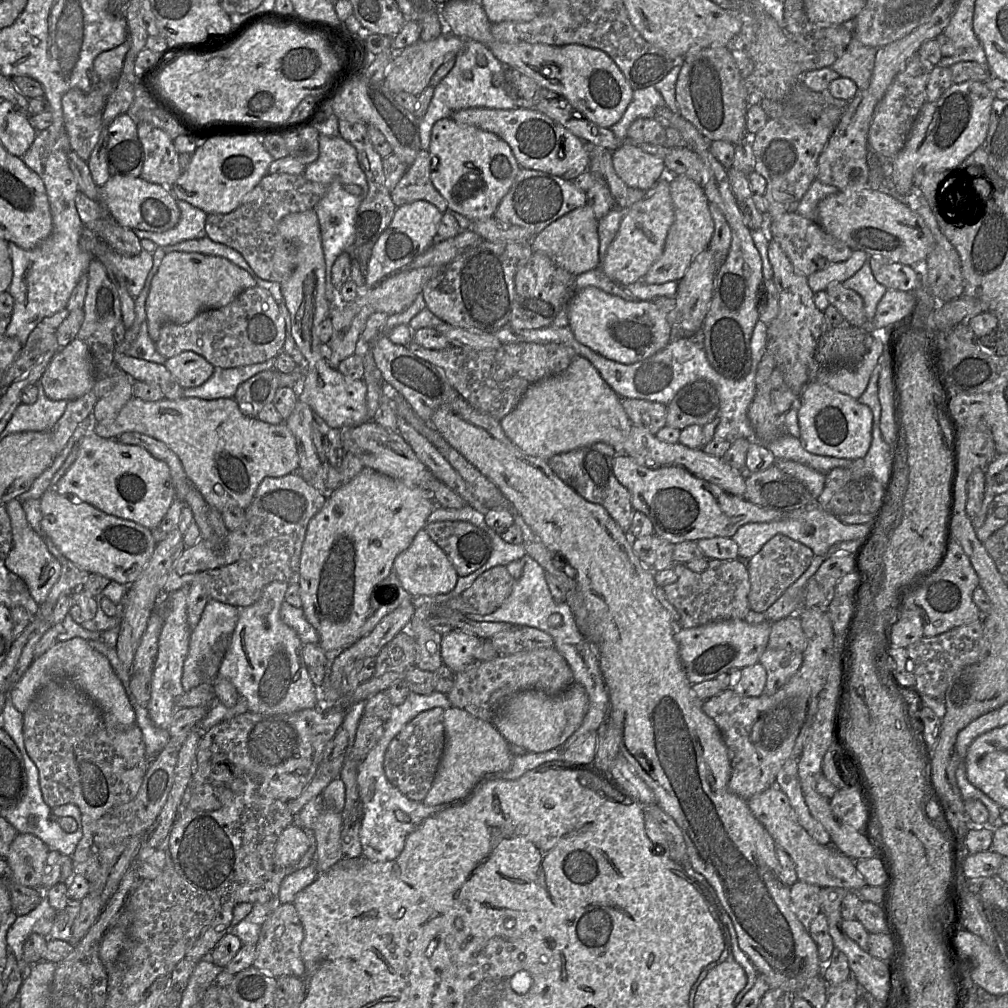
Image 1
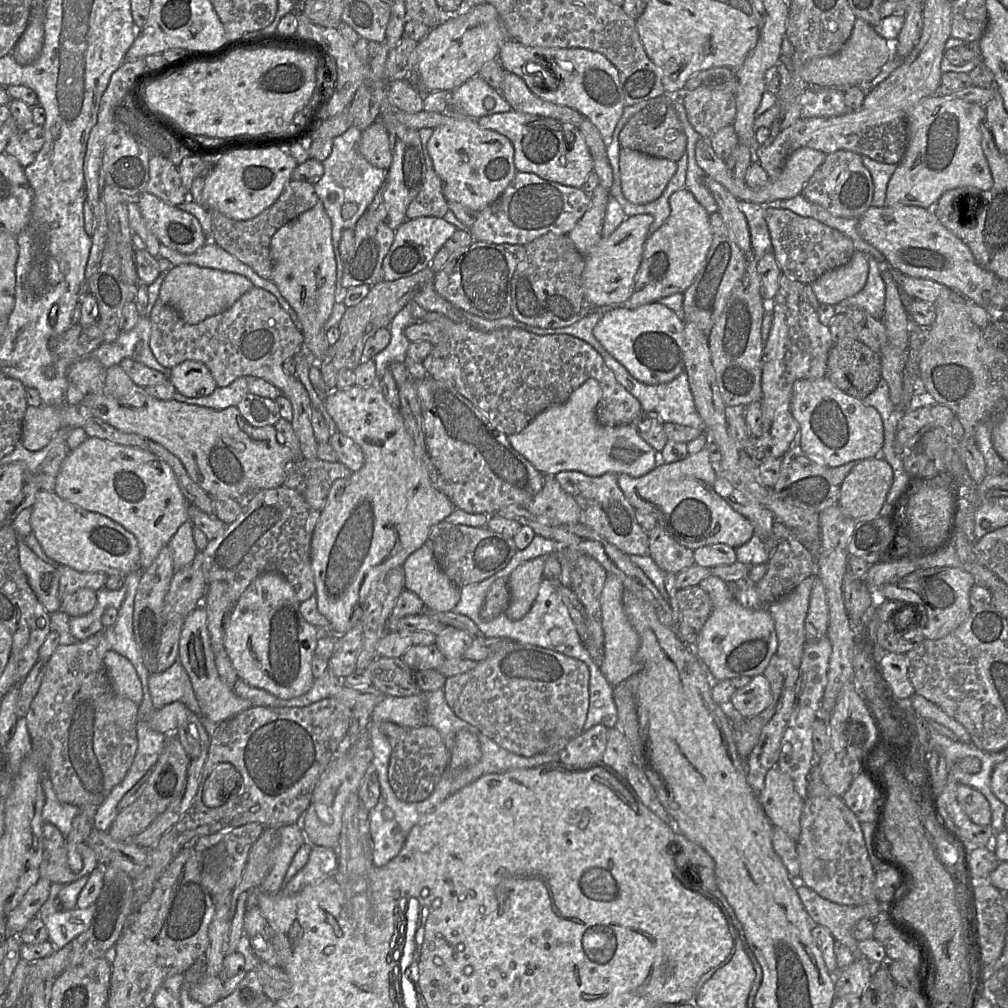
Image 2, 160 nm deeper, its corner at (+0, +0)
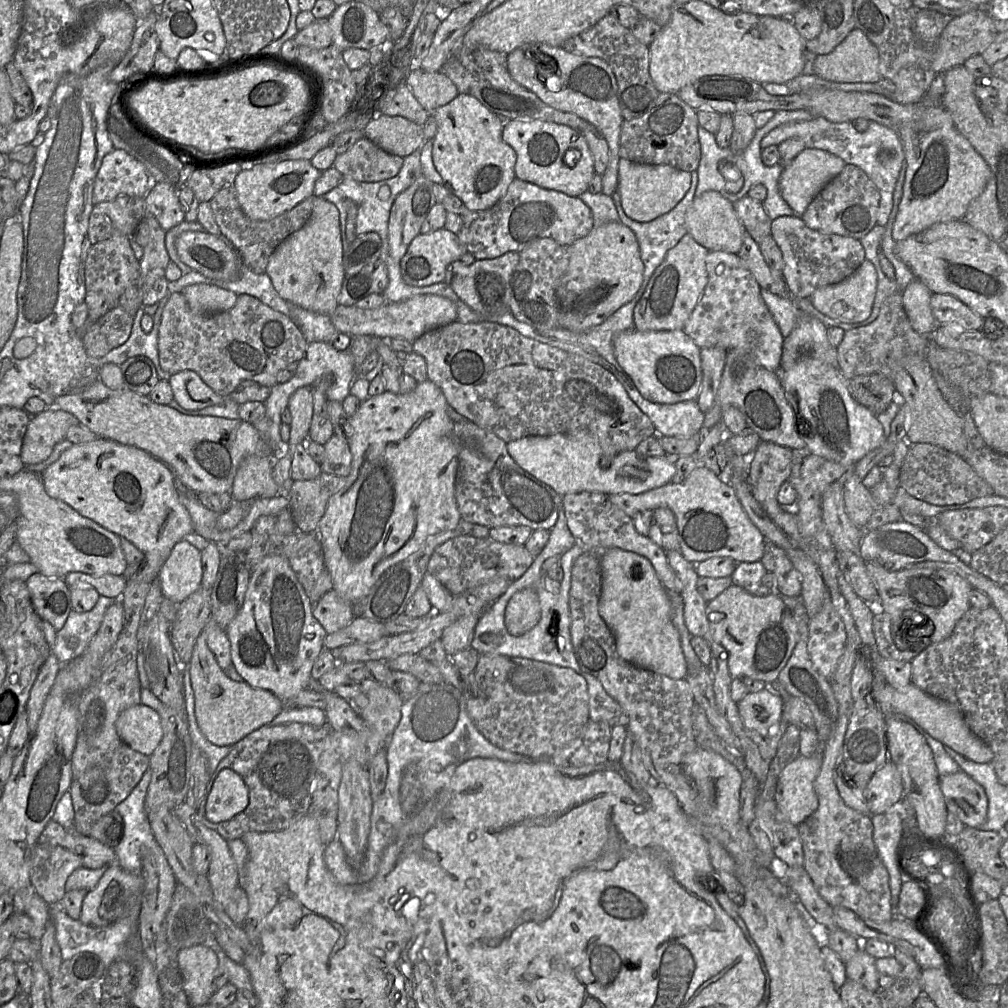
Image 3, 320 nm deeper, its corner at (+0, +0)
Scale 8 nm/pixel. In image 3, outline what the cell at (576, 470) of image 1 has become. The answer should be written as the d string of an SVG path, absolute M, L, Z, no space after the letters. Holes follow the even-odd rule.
M588 491L568 493L562 496L562 502L568 528L578 542L577 544L581 544L591 551L619 548L643 556L651 562L666 590L672 590L680 594L682 584L668 564L666 551L648 536L638 533L634 527L632 517L629 517L615 506L608 495Z

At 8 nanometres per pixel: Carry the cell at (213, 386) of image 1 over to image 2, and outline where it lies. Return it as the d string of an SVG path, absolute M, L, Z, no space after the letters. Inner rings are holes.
M240 376L228 386L217 386L214 391L208 396L186 397L176 391L173 398L180 402L205 406L215 410L222 410L230 406L237 406L242 397L247 393L247 377Z

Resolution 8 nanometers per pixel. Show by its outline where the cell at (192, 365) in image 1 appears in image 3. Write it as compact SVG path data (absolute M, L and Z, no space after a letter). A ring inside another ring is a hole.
M193 370L172 374L169 384L174 400L186 410L201 410L225 400L225 397L215 393Z

